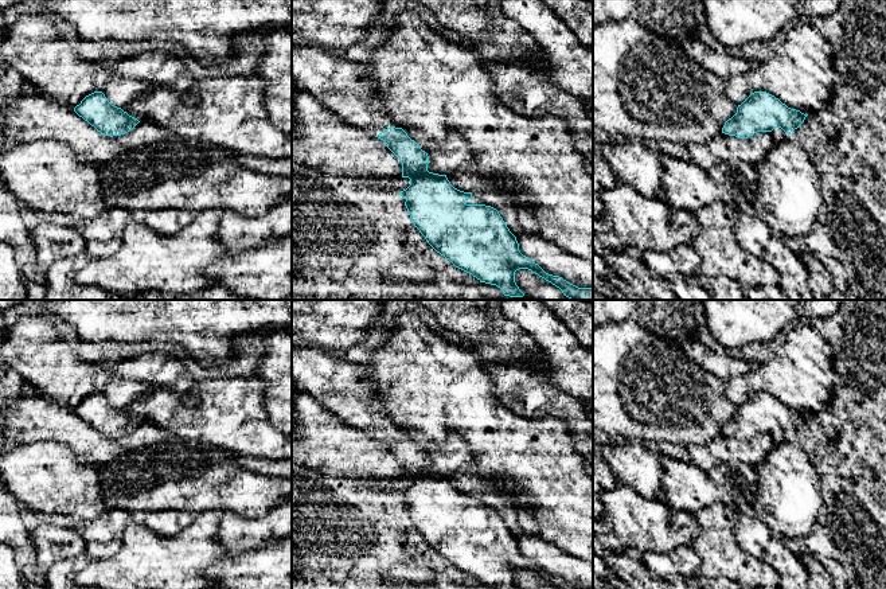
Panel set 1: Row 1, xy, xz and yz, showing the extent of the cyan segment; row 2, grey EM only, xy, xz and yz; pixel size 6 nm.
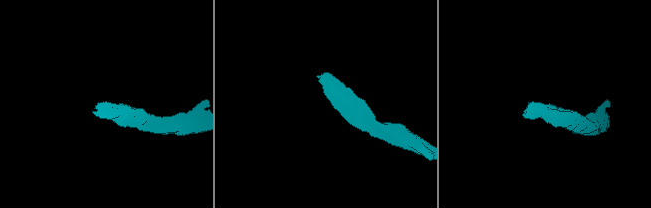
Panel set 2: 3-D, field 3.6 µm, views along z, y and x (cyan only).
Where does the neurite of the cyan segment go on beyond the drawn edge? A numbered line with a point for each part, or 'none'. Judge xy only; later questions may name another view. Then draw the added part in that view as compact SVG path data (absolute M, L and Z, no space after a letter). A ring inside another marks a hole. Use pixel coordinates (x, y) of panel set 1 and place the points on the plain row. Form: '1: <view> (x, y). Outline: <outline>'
none

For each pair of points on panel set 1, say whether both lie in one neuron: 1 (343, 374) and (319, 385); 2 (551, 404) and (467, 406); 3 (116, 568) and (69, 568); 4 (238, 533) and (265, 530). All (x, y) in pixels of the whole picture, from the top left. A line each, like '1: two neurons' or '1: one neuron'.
1: one neuron
2: two neurons
3: two neurons
4: one neuron

